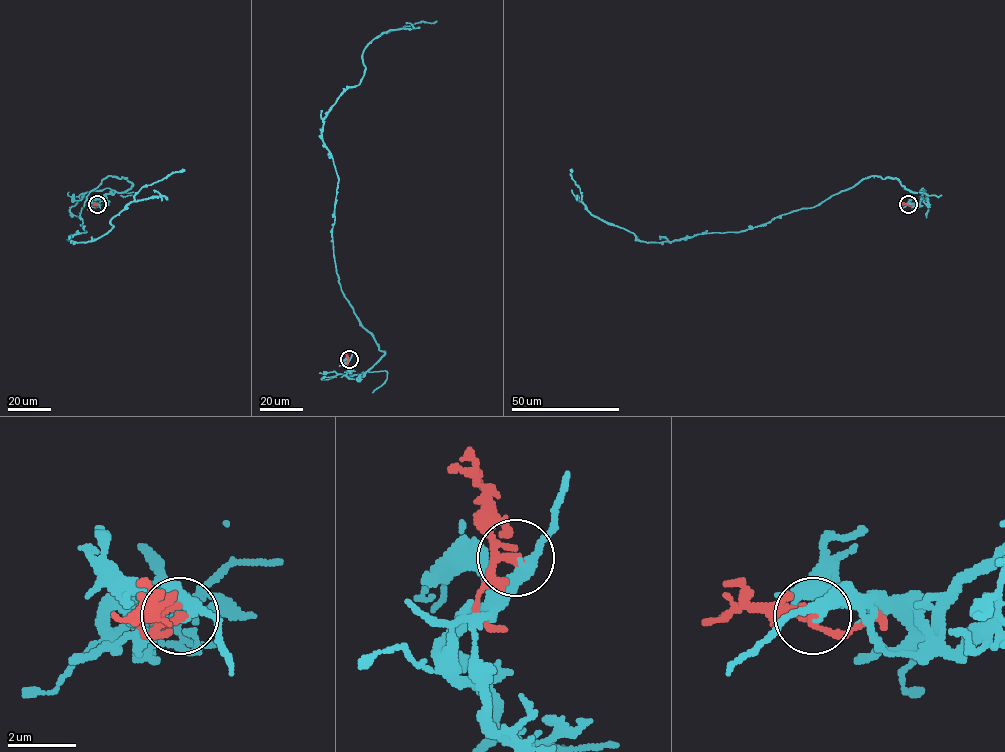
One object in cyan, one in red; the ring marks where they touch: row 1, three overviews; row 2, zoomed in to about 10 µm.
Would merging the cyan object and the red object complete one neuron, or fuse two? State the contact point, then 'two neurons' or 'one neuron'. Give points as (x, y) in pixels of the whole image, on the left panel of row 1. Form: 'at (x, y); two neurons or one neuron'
at (97, 204); one neuron

